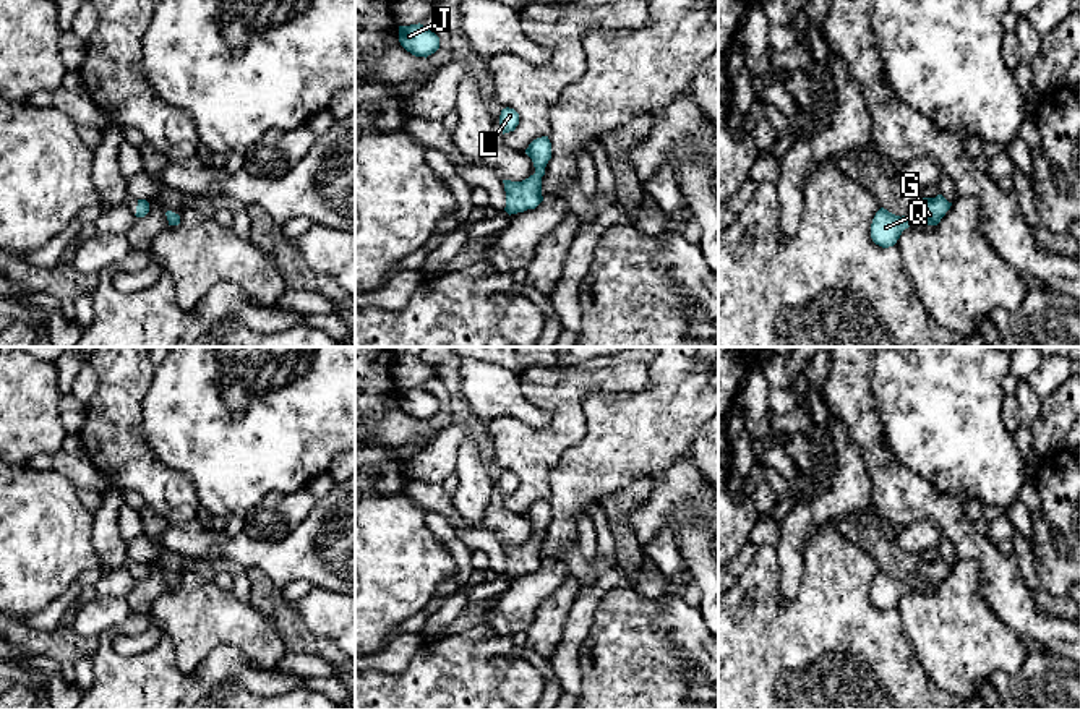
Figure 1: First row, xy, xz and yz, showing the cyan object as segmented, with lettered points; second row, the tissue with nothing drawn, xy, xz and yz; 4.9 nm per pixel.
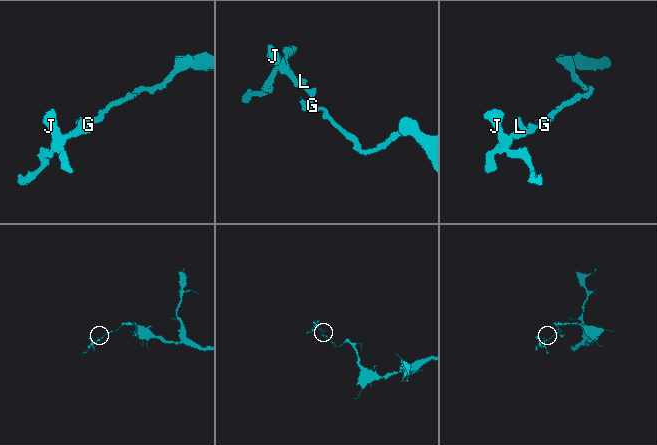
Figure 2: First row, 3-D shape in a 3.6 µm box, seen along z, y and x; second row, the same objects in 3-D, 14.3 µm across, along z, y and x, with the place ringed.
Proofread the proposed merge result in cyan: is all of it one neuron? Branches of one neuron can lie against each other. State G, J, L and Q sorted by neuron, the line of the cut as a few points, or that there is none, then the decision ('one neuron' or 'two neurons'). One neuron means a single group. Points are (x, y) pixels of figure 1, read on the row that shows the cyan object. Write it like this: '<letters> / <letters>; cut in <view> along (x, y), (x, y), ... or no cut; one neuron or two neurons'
G J L Q; no cut; one neuron

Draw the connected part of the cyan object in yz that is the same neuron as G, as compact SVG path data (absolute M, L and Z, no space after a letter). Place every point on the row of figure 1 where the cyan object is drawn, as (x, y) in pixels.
M937 195L936 198L923 198L908 216L902 217L881 207L871 224L871 238L882 248L894 246L910 225L937 225L950 206L952 203Z

